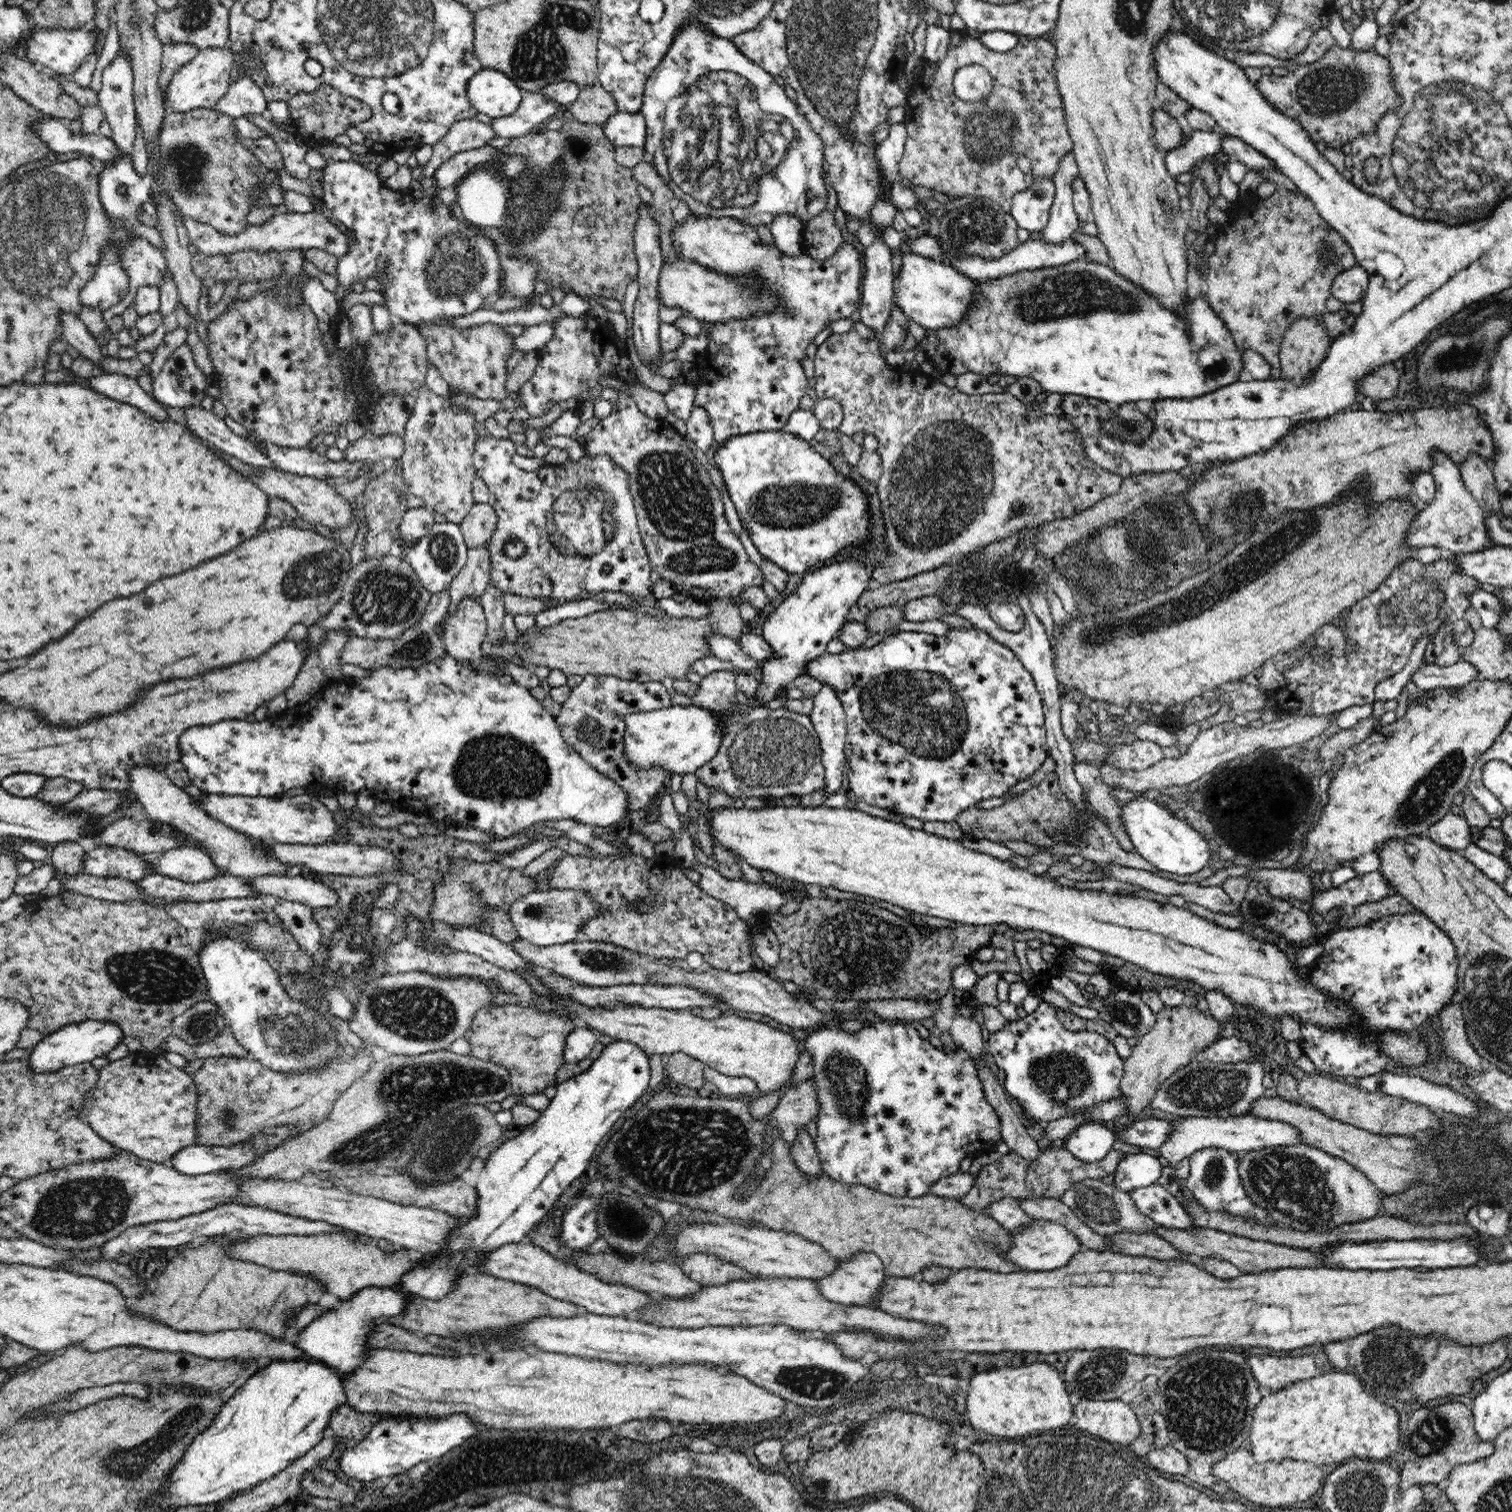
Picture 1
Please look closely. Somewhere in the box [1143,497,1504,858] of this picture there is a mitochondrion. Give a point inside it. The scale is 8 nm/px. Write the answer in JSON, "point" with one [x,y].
{"point":[1424,799]}

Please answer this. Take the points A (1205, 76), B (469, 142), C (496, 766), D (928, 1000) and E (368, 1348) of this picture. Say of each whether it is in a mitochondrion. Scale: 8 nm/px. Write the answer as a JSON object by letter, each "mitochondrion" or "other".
{"A":"other","B":"other","C":"mitochondrion","D":"other","E":"other"}

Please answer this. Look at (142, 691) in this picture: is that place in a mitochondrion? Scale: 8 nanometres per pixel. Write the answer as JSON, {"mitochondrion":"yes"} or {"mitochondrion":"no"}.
{"mitochondrion":"no"}

